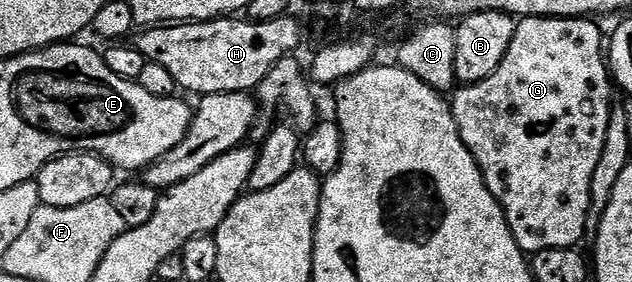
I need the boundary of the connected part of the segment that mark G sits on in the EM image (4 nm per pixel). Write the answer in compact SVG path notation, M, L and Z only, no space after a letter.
M590 17L521 20L514 28L512 45L508 45L508 53L504 57L504 61L500 61L496 73L492 73L492 77L488 77L479 83L468 83L459 86L452 95L452 110L460 137L466 148L472 153L476 165L481 169L482 176L492 193L492 197L496 197L496 201L502 206L512 237L518 248L524 253L533 253L544 249L560 249L561 247L577 248L579 246L578 242L584 239L586 235L586 218L590 208L592 173L596 173L596 165L600 165L600 153L604 149L612 110L612 102L610 103L612 75L608 70L607 56L604 54L602 31L594 23L597 22Z

